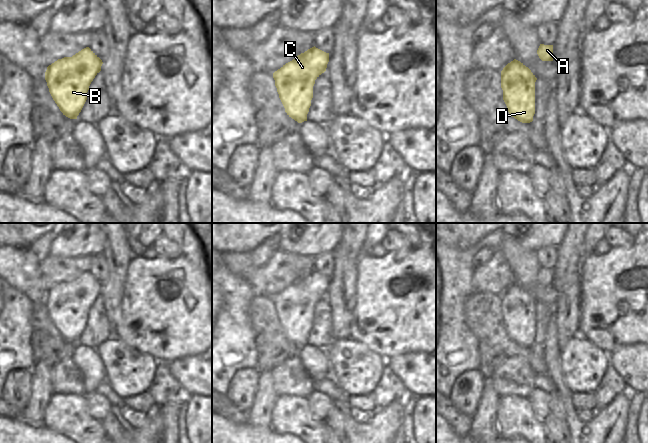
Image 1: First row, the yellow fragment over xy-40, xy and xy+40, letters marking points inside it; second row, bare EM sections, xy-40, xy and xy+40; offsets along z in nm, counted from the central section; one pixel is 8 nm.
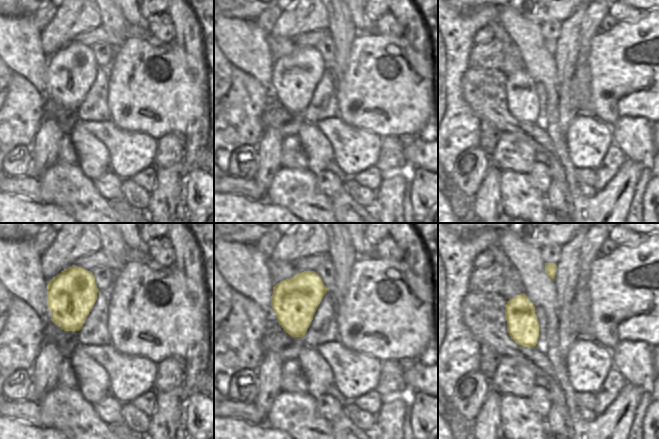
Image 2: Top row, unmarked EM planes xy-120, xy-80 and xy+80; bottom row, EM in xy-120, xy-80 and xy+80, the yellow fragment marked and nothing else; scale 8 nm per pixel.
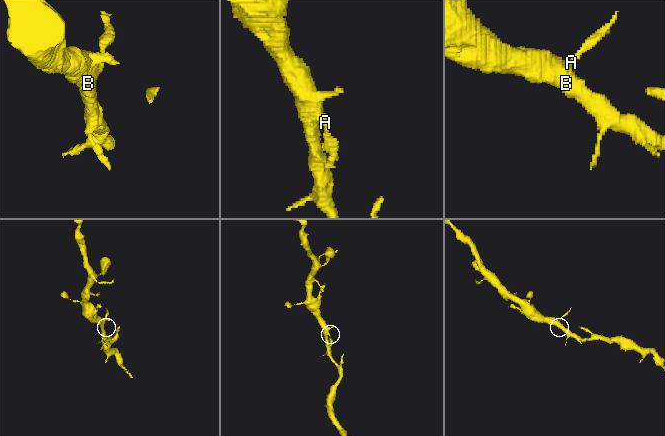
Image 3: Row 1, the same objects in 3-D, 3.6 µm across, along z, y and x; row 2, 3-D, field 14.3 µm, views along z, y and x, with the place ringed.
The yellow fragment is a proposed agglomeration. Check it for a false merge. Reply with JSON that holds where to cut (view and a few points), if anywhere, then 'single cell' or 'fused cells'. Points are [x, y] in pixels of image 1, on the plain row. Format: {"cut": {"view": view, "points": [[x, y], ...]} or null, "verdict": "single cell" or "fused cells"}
{"cut": null, "verdict": "single cell"}

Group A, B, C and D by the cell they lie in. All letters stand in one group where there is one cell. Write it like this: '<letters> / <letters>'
A B C D

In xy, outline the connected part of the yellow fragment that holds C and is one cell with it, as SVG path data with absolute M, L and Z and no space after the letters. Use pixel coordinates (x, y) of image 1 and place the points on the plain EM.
M314 270L273 297L285 336L298 347L307 345L315 304L326 295L328 286L329 277Z

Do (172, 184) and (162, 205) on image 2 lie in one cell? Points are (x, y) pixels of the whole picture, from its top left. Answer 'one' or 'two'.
one

